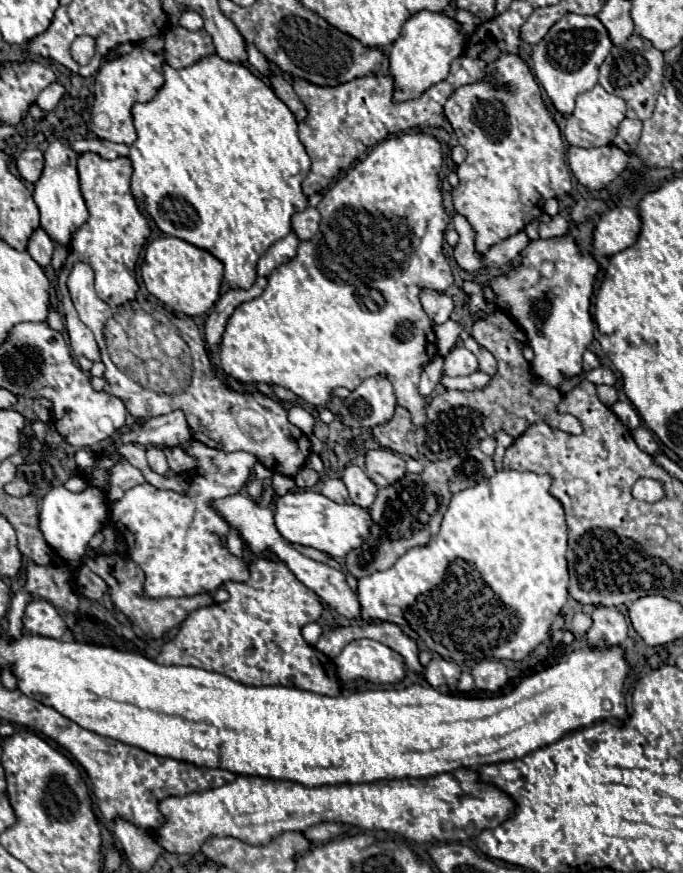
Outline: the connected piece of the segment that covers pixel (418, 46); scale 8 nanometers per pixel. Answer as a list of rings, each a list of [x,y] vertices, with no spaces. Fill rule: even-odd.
[[[421,10],[413,14],[403,24],[401,36],[393,42],[389,50],[389,74],[395,78],[393,98],[397,102],[417,98],[419,94],[423,94],[423,90],[447,78],[453,58],[457,58],[465,48],[463,40],[465,36],[459,30],[459,24],[447,14],[431,12],[431,10]]]

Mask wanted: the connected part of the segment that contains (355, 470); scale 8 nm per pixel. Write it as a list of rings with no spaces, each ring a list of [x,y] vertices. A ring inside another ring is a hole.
[[[351,464],[343,470],[343,476],[341,480],[345,482],[347,490],[349,490],[349,496],[355,504],[363,506],[363,508],[369,508],[371,502],[375,500],[375,494],[377,494],[377,486],[371,482],[371,478],[365,474],[363,468]]]

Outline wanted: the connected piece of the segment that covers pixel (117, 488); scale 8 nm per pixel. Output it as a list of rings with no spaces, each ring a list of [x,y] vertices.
[[[119,460],[109,470],[109,476],[111,476],[111,486],[109,486],[109,492],[107,492],[109,502],[117,502],[125,494],[125,490],[145,482],[143,474],[135,466],[131,466],[127,460]]]

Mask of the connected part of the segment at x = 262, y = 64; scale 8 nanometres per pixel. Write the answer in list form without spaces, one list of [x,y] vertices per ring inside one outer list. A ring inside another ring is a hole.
[[[245,42],[245,50],[247,50],[247,62],[249,62],[263,78],[267,78],[267,70],[271,70],[267,58],[265,58],[265,56],[255,48],[255,44],[251,44],[251,42]]]

